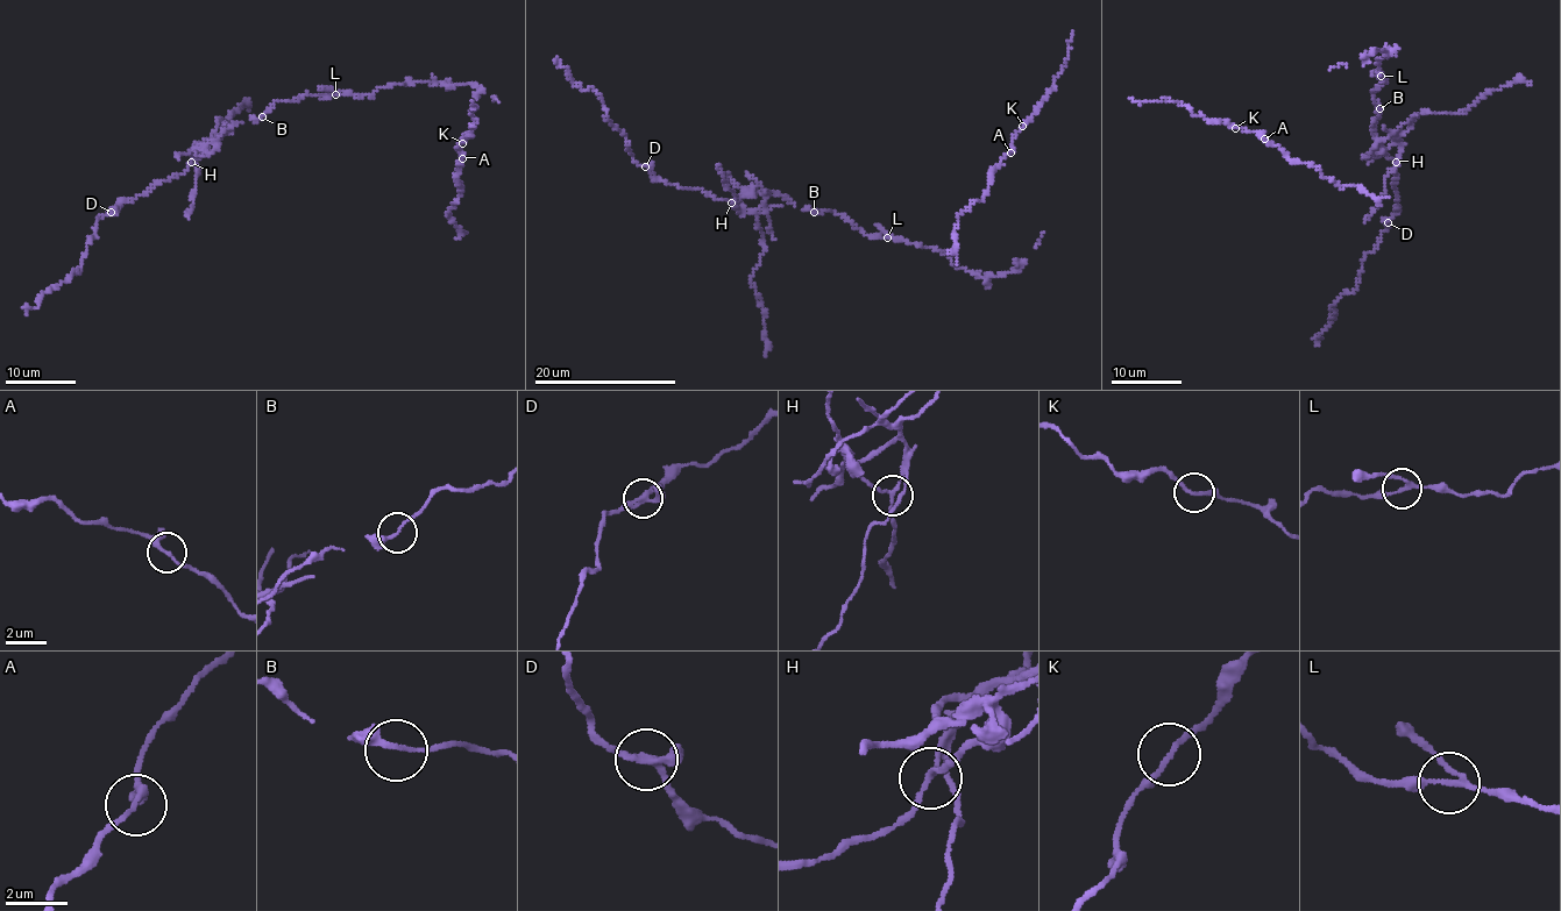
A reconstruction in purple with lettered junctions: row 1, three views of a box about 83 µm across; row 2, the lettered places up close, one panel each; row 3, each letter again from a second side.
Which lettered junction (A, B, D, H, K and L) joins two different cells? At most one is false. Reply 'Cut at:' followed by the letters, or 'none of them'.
Cut at: H

